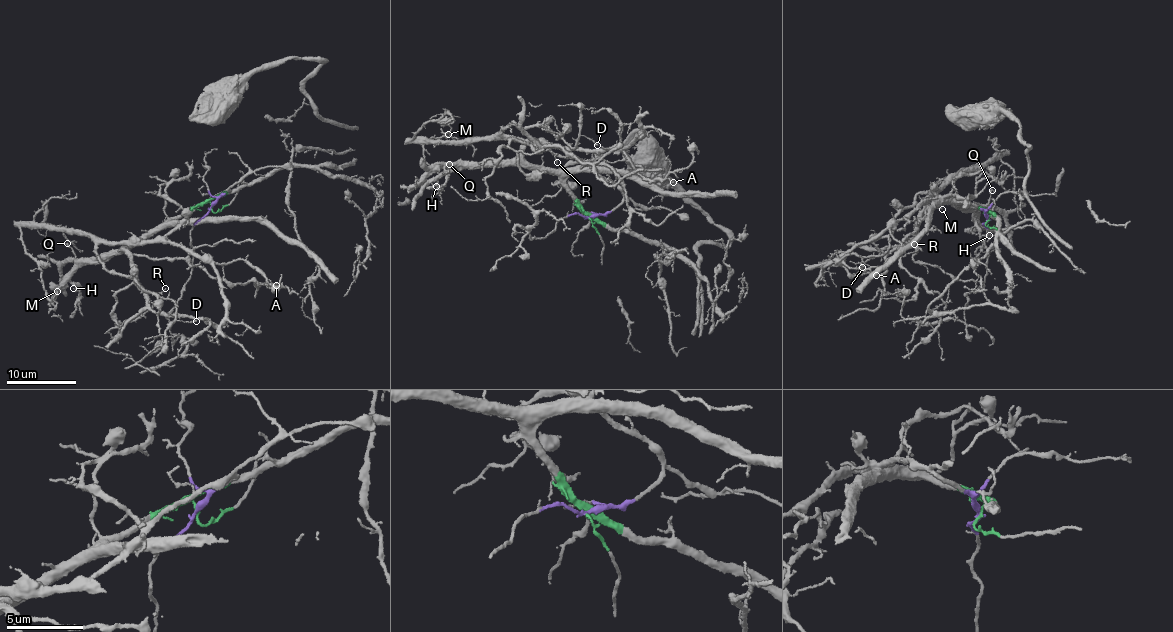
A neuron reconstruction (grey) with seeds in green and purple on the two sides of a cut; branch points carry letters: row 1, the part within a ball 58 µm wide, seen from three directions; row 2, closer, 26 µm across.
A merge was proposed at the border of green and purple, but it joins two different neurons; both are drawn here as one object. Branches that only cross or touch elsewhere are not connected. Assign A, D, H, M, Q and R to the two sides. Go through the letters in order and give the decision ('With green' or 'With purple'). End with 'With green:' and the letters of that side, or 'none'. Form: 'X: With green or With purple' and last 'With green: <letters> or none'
A: With purple
D: With purple
H: With green
M: With purple
Q: With green
R: With green
With green: H, Q, R

